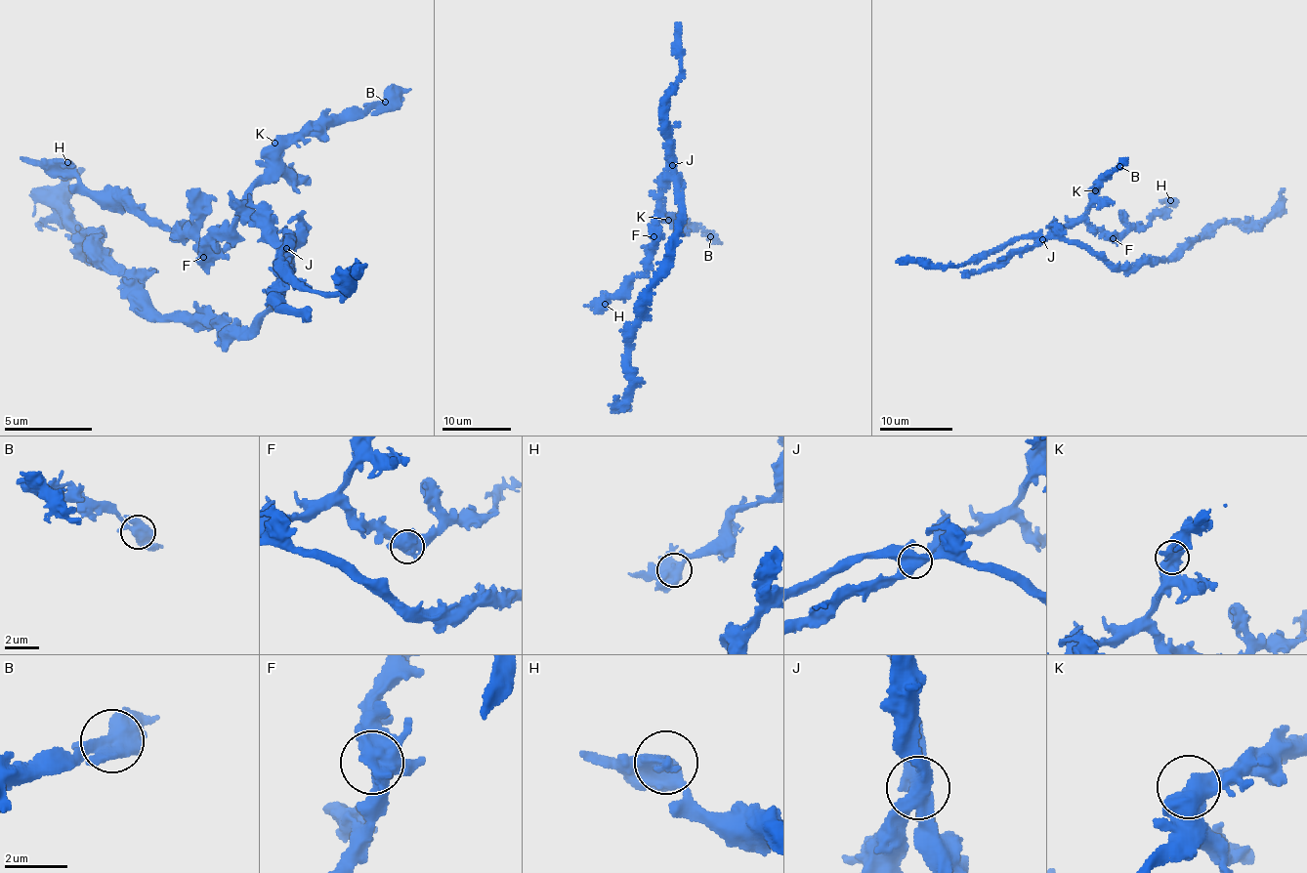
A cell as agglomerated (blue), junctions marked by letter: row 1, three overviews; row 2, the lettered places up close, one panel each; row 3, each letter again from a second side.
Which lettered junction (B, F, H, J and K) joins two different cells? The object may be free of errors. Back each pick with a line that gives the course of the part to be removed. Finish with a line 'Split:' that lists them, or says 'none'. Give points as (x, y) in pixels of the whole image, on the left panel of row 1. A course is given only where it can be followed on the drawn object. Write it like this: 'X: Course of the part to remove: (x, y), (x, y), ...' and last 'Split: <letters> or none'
J: Course of the part to remove: (287, 246), (249, 209), (201, 251), (184, 235), (179, 238), (163, 227), (150, 227), (72, 175), (19, 157)
Split: J

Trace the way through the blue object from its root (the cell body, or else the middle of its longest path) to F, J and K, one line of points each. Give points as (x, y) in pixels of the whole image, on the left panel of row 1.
F: (269, 310), (291, 252), (276, 232), (256, 223), (249, 209), (215, 237), (213, 247), (203, 257)
J: (269, 310), (274, 300), (282, 270), (292, 256), (289, 250), (294, 248), (287, 246)
K: (269, 310), (291, 252), (276, 232), (256, 223), (249, 191), (264, 172), (264, 154), (274, 143)

